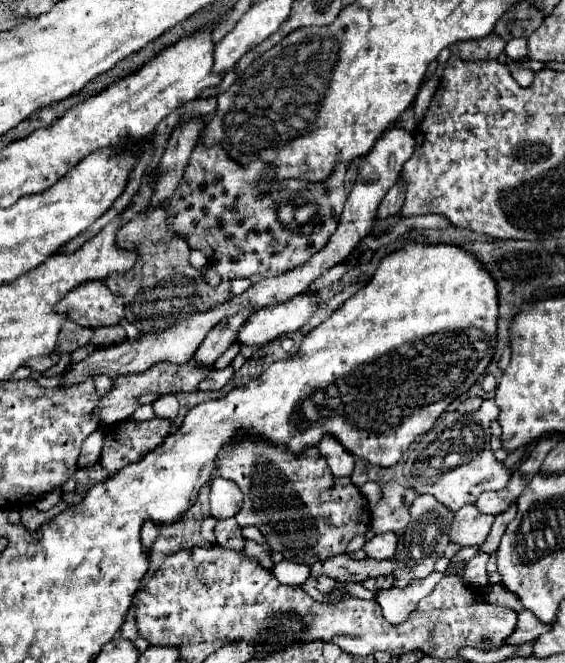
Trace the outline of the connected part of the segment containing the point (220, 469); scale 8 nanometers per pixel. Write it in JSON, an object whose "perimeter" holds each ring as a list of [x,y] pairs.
{"perimeter":[[[238,438],[238,442],[220,450],[216,476],[236,482],[244,494],[242,510],[234,516],[238,524],[242,528],[250,524],[260,528],[270,548],[286,560],[310,566],[318,560],[344,554],[354,536],[370,530],[368,500],[350,478],[332,478],[318,448],[294,456],[264,440]]]}

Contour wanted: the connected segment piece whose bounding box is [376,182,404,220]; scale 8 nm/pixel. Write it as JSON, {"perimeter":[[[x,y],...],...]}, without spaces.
{"perimeter":[[[396,182],[390,190],[388,190],[388,194],[384,196],[384,200],[382,200],[382,204],[380,204],[380,208],[378,208],[378,214],[376,214],[376,218],[378,220],[386,220],[388,216],[394,216],[394,214],[398,214],[400,212],[400,208],[402,208],[402,204],[404,204],[404,188],[402,188],[404,184],[400,182]]]}

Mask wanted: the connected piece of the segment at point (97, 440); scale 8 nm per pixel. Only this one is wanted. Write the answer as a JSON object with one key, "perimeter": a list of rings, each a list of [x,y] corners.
{"perimeter":[[[94,430],[86,442],[82,444],[82,454],[78,458],[78,468],[88,468],[100,460],[100,450],[104,444],[104,434],[102,430]]]}

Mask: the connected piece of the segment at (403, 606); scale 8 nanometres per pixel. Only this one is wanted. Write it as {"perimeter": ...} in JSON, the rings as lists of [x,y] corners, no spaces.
{"perimeter":[[[434,572],[432,576],[424,578],[424,580],[418,580],[418,582],[412,582],[410,586],[406,586],[404,590],[396,590],[396,588],[390,588],[386,592],[378,592],[376,596],[376,602],[382,606],[382,614],[388,622],[392,624],[400,624],[408,618],[408,614],[412,614],[412,610],[416,610],[418,602],[428,596],[434,586],[444,578],[444,574],[438,574]]]}

